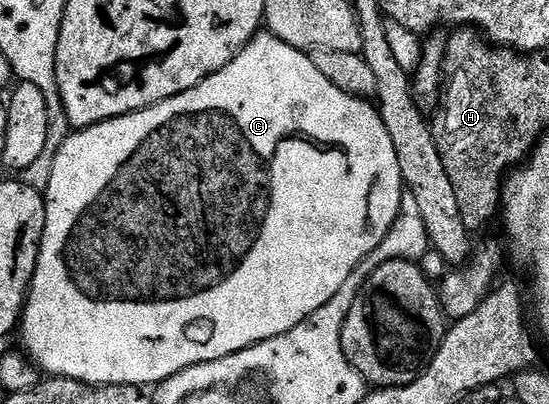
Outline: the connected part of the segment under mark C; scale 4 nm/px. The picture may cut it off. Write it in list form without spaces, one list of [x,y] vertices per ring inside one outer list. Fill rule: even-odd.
[[[269,31],[259,32],[257,37],[253,37],[240,50],[236,59],[232,59],[232,63],[228,63],[228,67],[216,71],[196,87],[192,87],[172,99],[162,101],[159,105],[149,105],[147,109],[141,109],[116,119],[101,121],[95,125],[89,125],[87,129],[71,132],[71,134],[71,137],[69,134],[63,140],[62,146],[55,152],[52,175],[48,179],[48,187],[44,191],[46,199],[44,235],[42,236],[41,245],[38,246],[38,262],[36,263],[34,278],[30,280],[30,291],[26,295],[26,308],[22,310],[20,318],[20,334],[22,333],[22,341],[26,344],[27,351],[25,350],[25,352],[28,354],[29,360],[43,374],[46,372],[46,375],[50,377],[71,377],[84,382],[86,385],[153,387],[196,363],[204,363],[212,359],[224,359],[236,351],[244,351],[248,347],[258,345],[261,341],[267,341],[292,331],[292,327],[296,327],[301,321],[310,320],[310,316],[316,310],[324,307],[324,303],[328,303],[328,299],[337,295],[340,287],[344,287],[348,275],[352,275],[352,271],[356,271],[356,267],[361,265],[367,255],[389,235],[392,223],[396,223],[398,212],[402,206],[404,186],[402,172],[400,171],[400,159],[396,159],[396,147],[392,145],[392,135],[388,135],[388,127],[384,125],[384,119],[378,113],[377,104],[361,97],[353,97],[351,93],[340,91],[340,87],[336,87],[336,83],[328,83],[328,78],[317,69],[313,56],[307,55],[303,50],[292,47],[288,43],[284,43]]]

